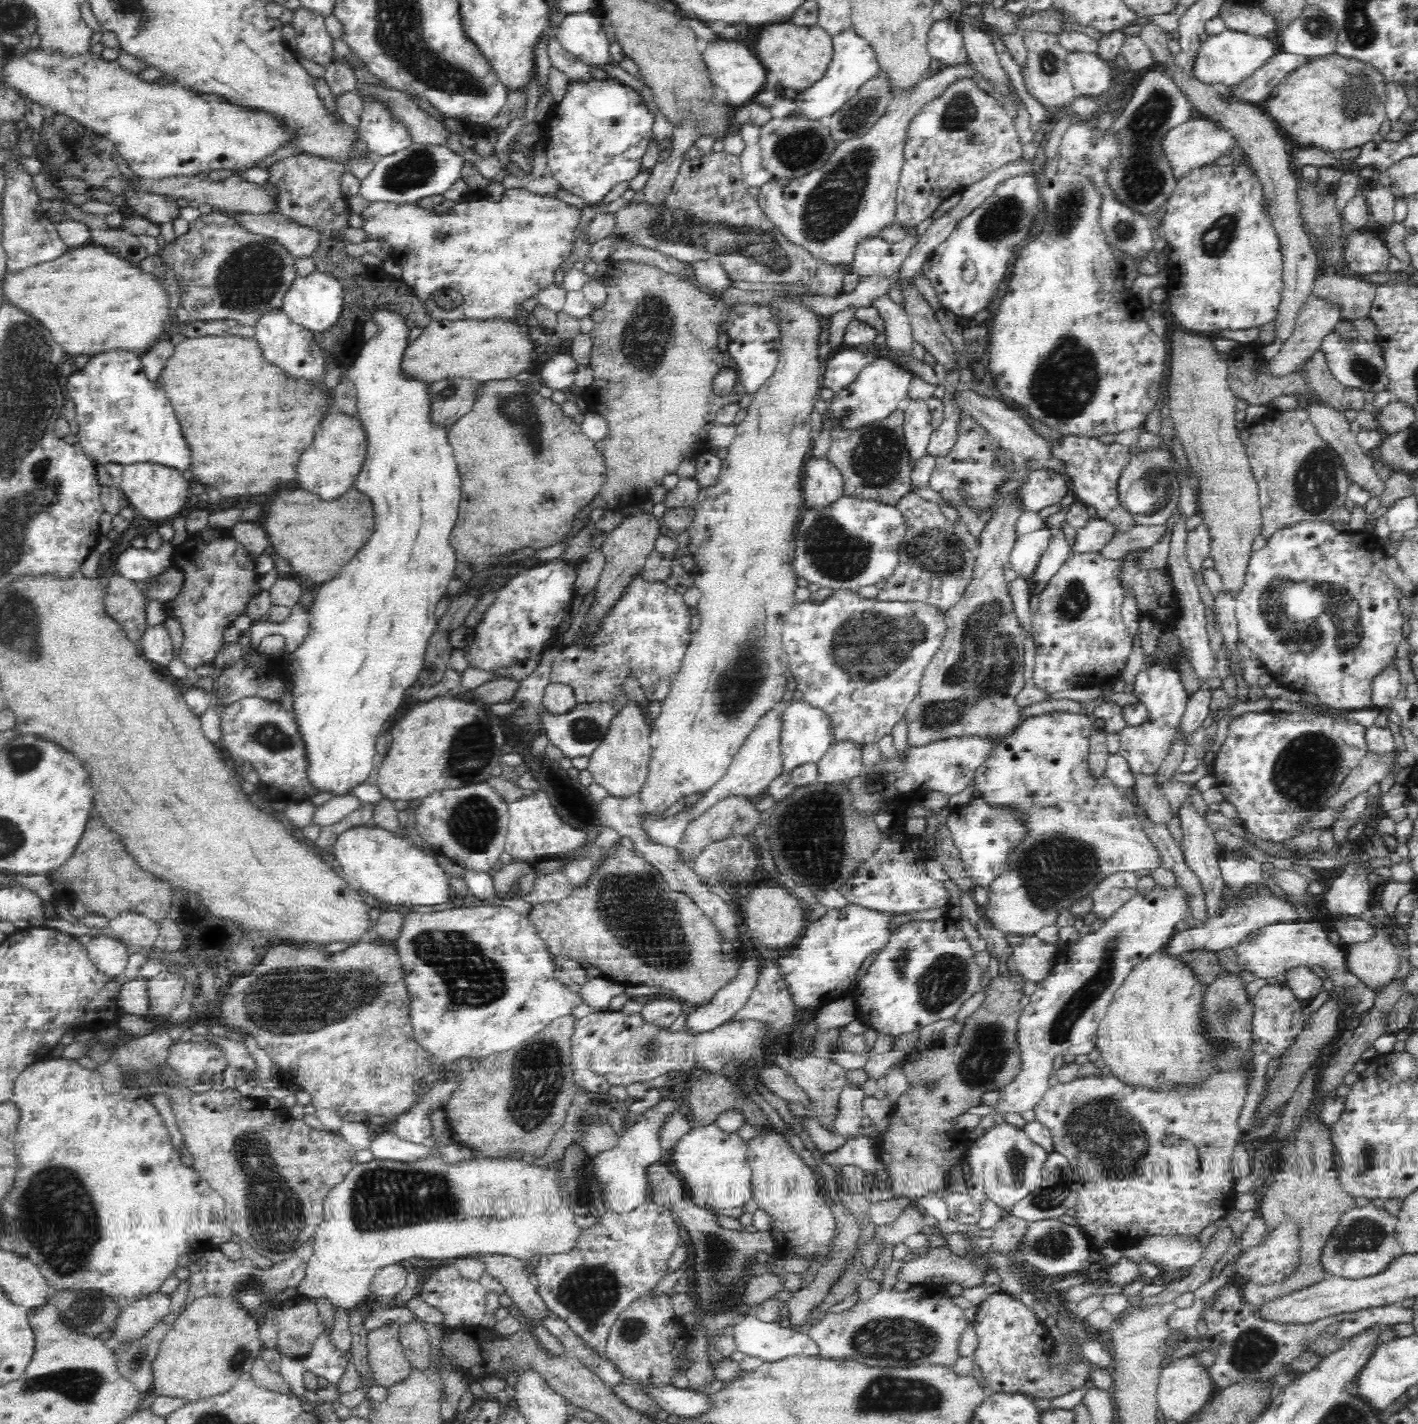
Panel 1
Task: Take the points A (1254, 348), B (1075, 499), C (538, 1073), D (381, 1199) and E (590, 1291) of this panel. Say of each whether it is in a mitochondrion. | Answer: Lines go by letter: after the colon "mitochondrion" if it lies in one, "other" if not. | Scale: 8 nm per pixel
A: other
B: other
C: mitochondrion
D: mitochondrion
E: mitochondrion

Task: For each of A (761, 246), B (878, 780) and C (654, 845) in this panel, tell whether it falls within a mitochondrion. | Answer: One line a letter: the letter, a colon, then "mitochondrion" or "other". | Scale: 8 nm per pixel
A: mitochondrion
B: other
C: other

